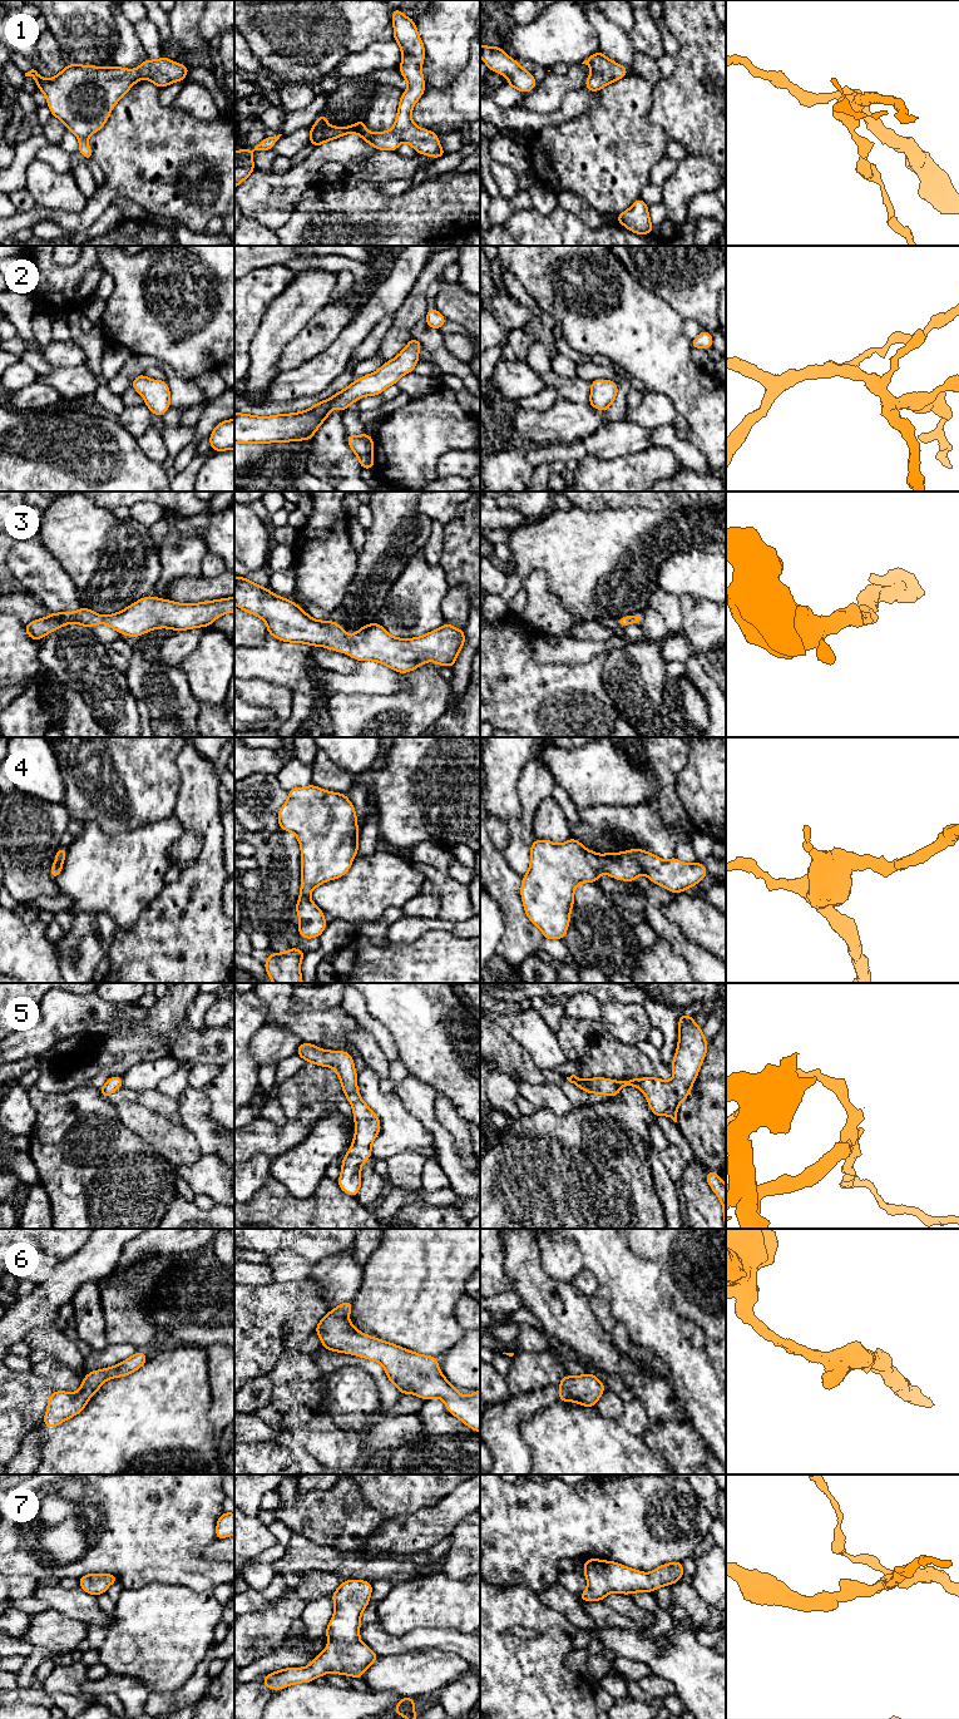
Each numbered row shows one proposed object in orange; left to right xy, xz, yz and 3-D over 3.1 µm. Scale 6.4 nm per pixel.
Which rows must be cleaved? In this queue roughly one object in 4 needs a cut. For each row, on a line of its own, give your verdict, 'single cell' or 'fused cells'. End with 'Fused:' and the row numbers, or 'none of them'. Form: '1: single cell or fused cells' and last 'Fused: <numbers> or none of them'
1: single cell
2: single cell
3: single cell
4: single cell
5: single cell
6: single cell
7: single cell
Fused: none of them

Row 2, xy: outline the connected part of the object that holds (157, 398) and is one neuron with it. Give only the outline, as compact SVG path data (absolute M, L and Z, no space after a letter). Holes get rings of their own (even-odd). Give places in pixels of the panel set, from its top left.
M144 374L137 376L132 387L144 397L153 415L162 416L170 407L170 392L167 381L150 380Z

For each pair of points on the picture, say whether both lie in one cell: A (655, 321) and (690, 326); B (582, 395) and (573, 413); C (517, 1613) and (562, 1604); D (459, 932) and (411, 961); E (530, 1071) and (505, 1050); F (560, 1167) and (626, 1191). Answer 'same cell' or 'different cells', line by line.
A: different cells
B: different cells
C: different cells
D: different cells
E: same cell
F: same cell

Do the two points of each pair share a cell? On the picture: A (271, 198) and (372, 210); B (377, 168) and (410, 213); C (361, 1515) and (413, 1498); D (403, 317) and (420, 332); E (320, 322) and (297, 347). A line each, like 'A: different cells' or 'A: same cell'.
A: different cells
B: different cells
C: different cells
D: different cells
E: same cell

